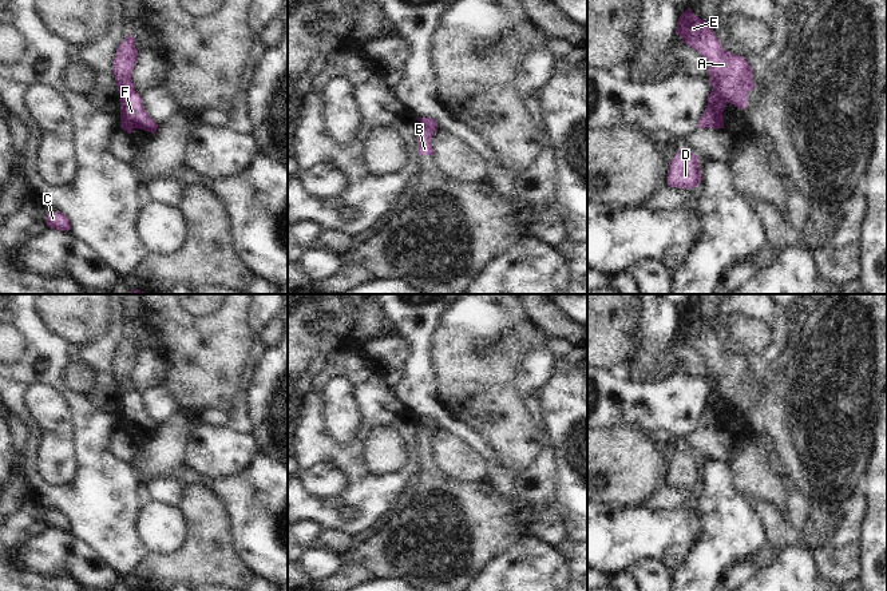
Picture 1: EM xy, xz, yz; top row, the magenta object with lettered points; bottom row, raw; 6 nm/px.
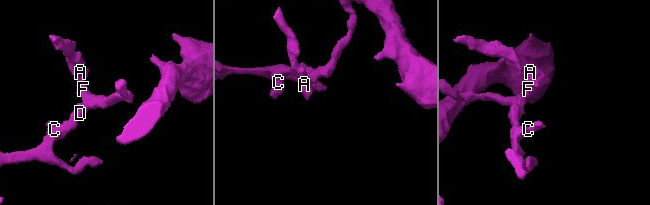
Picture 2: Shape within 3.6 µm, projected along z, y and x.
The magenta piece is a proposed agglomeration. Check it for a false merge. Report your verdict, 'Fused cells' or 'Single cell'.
Fused cells

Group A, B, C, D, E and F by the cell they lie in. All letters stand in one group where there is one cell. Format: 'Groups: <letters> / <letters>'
Groups: A B E / C D F

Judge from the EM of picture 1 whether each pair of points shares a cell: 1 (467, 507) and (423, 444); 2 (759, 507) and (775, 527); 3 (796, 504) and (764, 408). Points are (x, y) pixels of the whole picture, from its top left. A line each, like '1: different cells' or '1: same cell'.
1: same cell
2: same cell
3: different cells

